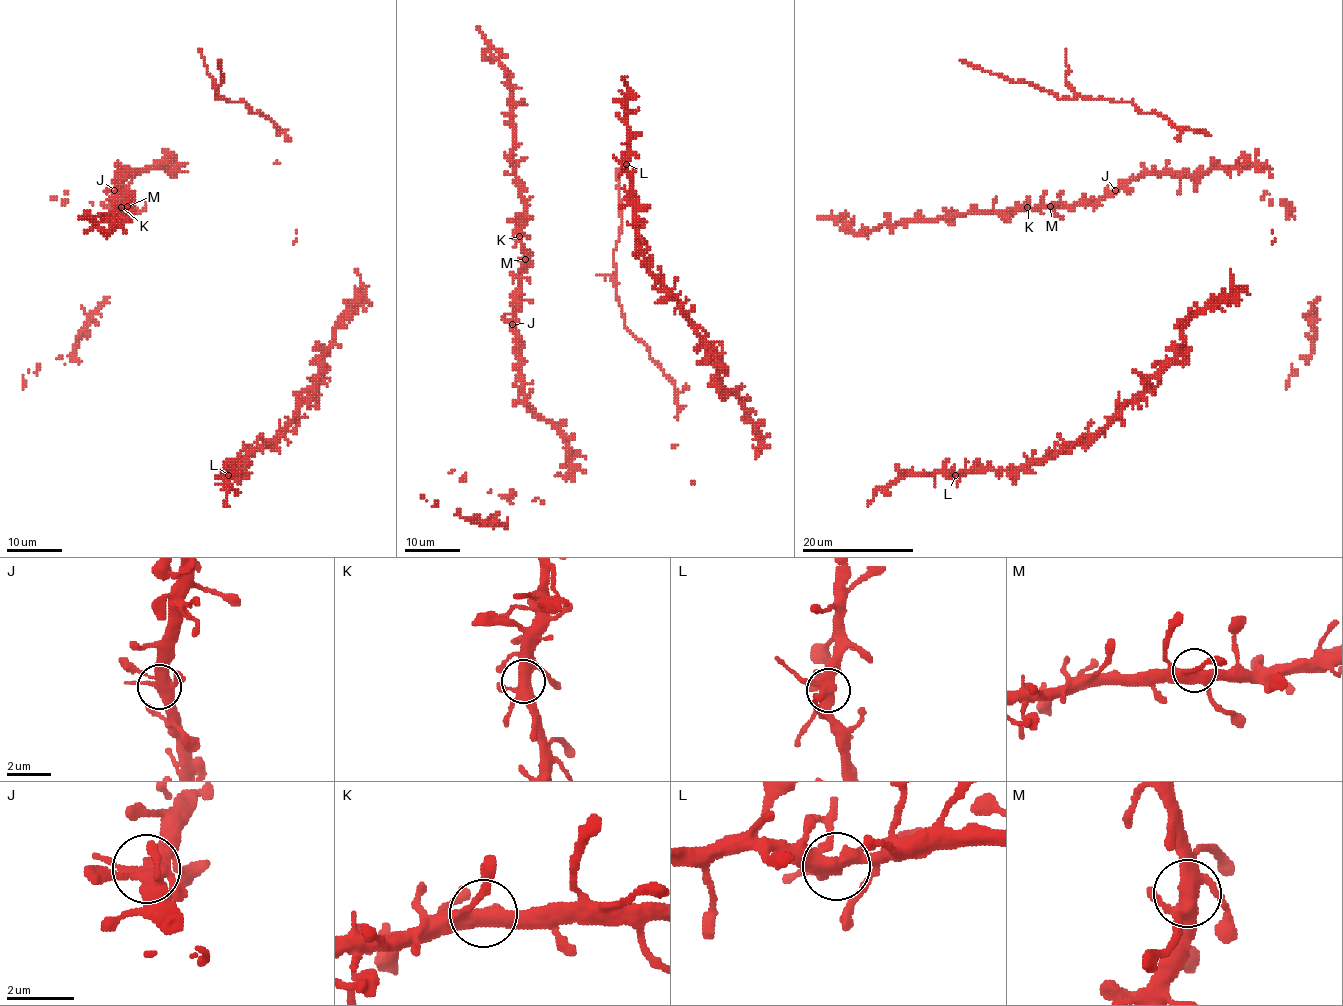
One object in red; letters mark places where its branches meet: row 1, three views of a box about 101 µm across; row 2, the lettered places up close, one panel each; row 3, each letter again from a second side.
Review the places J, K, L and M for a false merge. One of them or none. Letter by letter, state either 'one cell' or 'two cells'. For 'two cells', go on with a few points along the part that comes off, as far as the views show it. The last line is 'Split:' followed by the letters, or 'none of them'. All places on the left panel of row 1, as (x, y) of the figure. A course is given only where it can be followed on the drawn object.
J: one cell
K: one cell
L: one cell
M: one cell
Split: none of them

